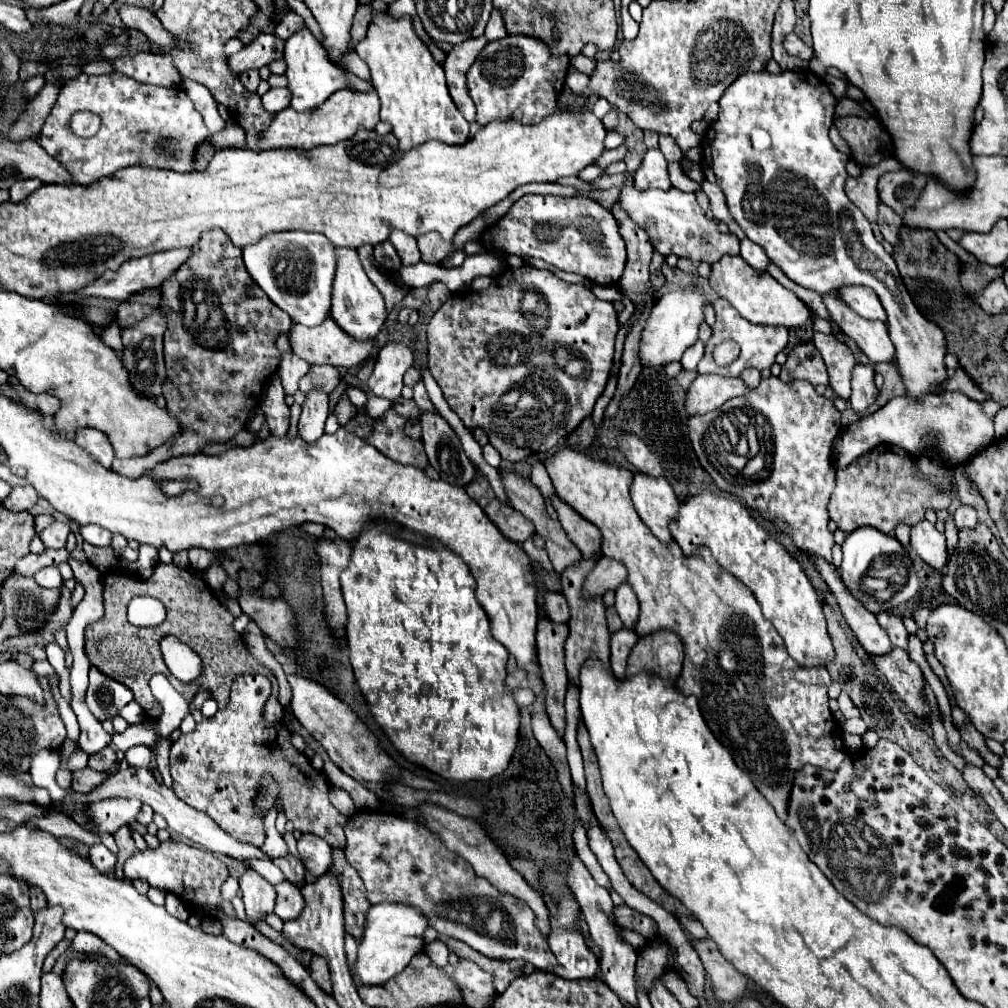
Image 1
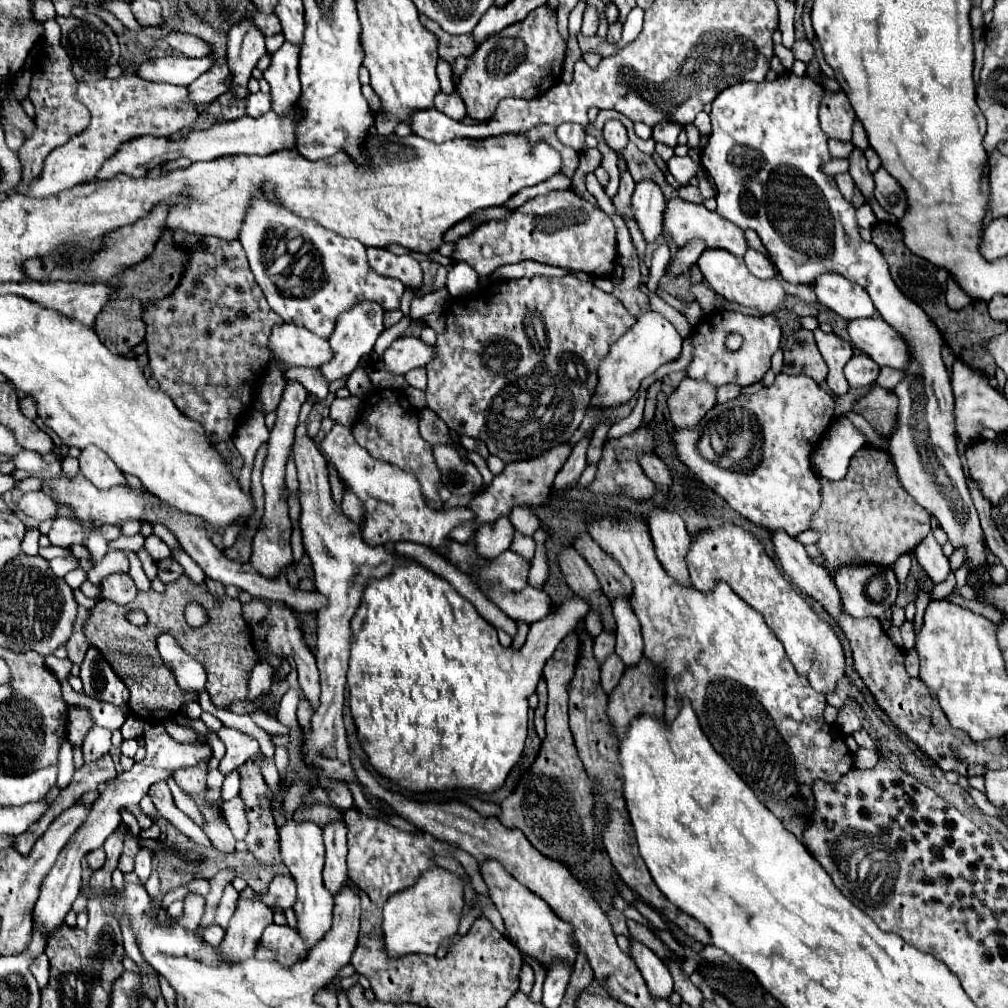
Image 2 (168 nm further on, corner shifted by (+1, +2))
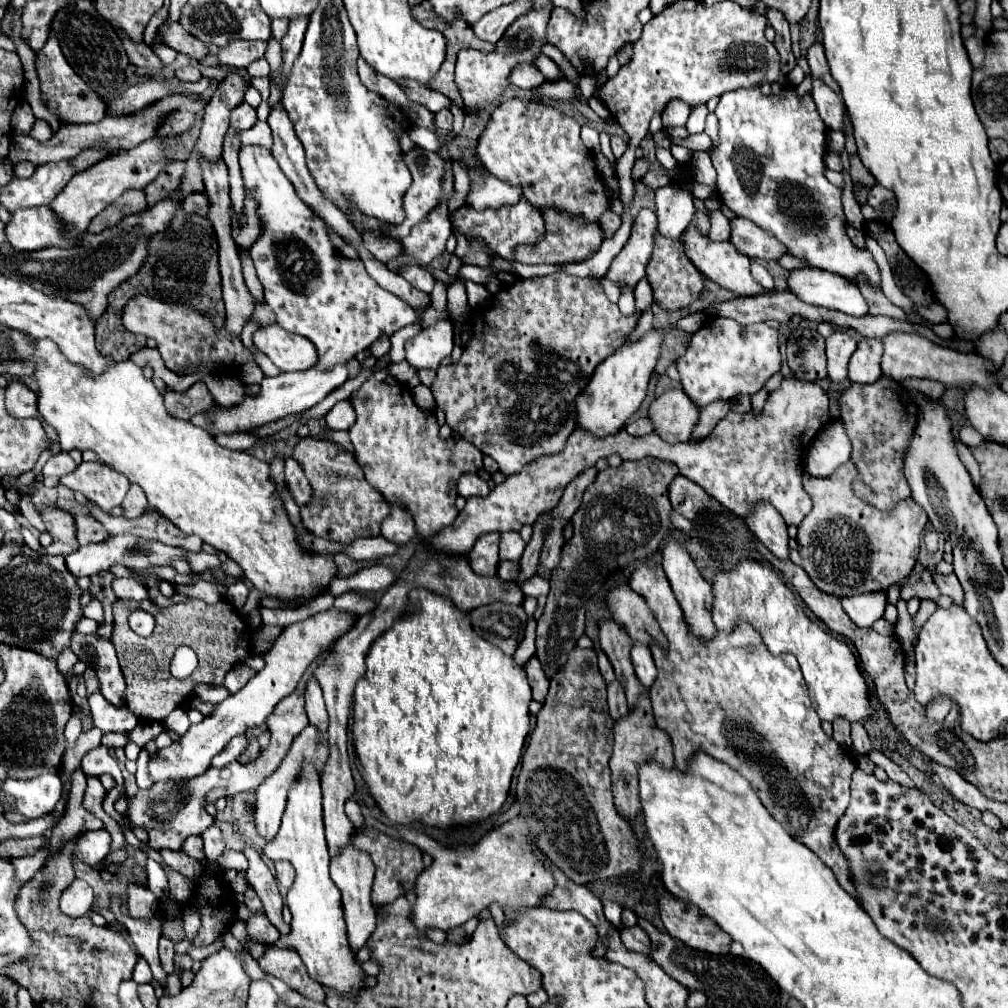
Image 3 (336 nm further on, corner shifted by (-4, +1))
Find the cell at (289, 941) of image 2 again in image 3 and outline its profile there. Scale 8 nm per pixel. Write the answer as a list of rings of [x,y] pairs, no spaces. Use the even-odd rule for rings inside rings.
[[[267,944],[265,954],[257,962],[265,972],[281,978],[287,986],[295,988],[297,992],[301,992],[313,1000],[323,1002],[323,998],[325,998],[323,986],[319,982],[315,982],[313,978],[309,978],[307,968],[295,948],[277,948],[273,944]]]

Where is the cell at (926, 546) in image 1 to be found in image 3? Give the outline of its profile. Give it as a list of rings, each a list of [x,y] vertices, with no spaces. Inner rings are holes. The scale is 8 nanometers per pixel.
[[[933,570],[933,580],[935,580],[937,588],[941,590],[941,594],[953,598],[953,602],[959,604],[959,606],[963,604],[963,590],[961,590],[961,584],[959,584],[955,574],[947,574],[945,576],[945,574],[939,574],[939,572]]]

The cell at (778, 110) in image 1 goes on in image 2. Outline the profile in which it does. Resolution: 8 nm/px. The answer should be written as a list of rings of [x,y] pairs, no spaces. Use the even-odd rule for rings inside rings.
[[[790,71],[778,75],[776,81],[744,81],[724,89],[712,101],[712,133],[708,137],[708,145],[700,153],[700,163],[716,181],[718,215],[736,223],[740,229],[756,231],[762,245],[768,249],[778,273],[788,283],[812,285],[814,279],[822,273],[838,273],[848,281],[862,285],[866,293],[872,297],[872,303],[876,311],[882,315],[882,319],[906,339],[910,353],[914,355],[914,361],[908,365],[904,381],[900,381],[894,389],[894,393],[900,399],[900,405],[896,431],[890,437],[890,459],[894,461],[900,485],[914,497],[918,505],[922,505],[938,521],[938,525],[946,531],[952,547],[966,549],[964,561],[968,573],[974,577],[974,581],[970,583],[972,587],[978,585],[978,581],[982,581],[980,571],[990,567],[990,563],[986,561],[986,543],[982,537],[982,527],[978,521],[978,513],[972,505],[964,469],[956,451],[954,395],[950,387],[950,375],[940,357],[942,337],[928,319],[928,315],[908,297],[904,297],[900,289],[894,285],[880,249],[874,243],[862,241],[858,233],[854,205],[842,197],[834,179],[822,171],[822,165],[832,159],[828,151],[828,137],[822,133],[818,125],[818,105],[822,93],[824,89],[814,79],[796,77]]]

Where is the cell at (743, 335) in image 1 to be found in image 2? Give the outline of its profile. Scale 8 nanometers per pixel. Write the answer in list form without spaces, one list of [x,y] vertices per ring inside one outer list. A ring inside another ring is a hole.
[[[722,311],[706,315],[690,333],[692,339],[692,361],[686,367],[686,375],[690,379],[708,381],[714,387],[722,387],[728,383],[736,383],[740,387],[752,385],[756,381],[762,381],[766,371],[770,369],[770,357],[780,347],[780,325],[774,315],[766,317],[746,317],[738,311]],[[728,333],[740,333],[744,337],[744,343],[738,351],[728,351],[724,341]]]

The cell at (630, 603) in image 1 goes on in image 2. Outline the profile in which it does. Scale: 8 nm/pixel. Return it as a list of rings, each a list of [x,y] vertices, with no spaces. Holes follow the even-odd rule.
[[[624,599],[612,601],[612,611],[616,619],[616,653],[622,657],[624,665],[638,665],[642,659],[642,635],[640,635],[640,623],[632,611],[632,607]]]

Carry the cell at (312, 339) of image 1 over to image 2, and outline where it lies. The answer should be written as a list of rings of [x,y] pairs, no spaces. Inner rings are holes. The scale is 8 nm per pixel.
[[[276,325],[270,335],[270,361],[280,361],[284,367],[318,367],[322,363],[328,363],[332,359],[332,349],[330,343],[308,329],[302,329],[298,325]]]

